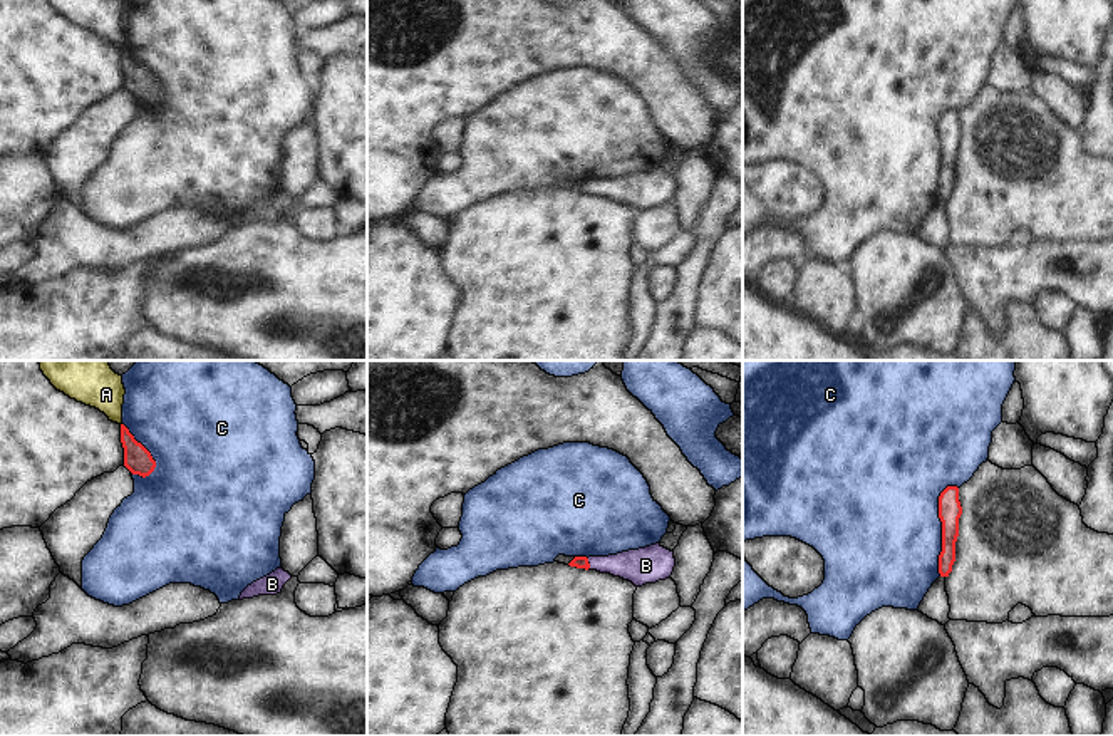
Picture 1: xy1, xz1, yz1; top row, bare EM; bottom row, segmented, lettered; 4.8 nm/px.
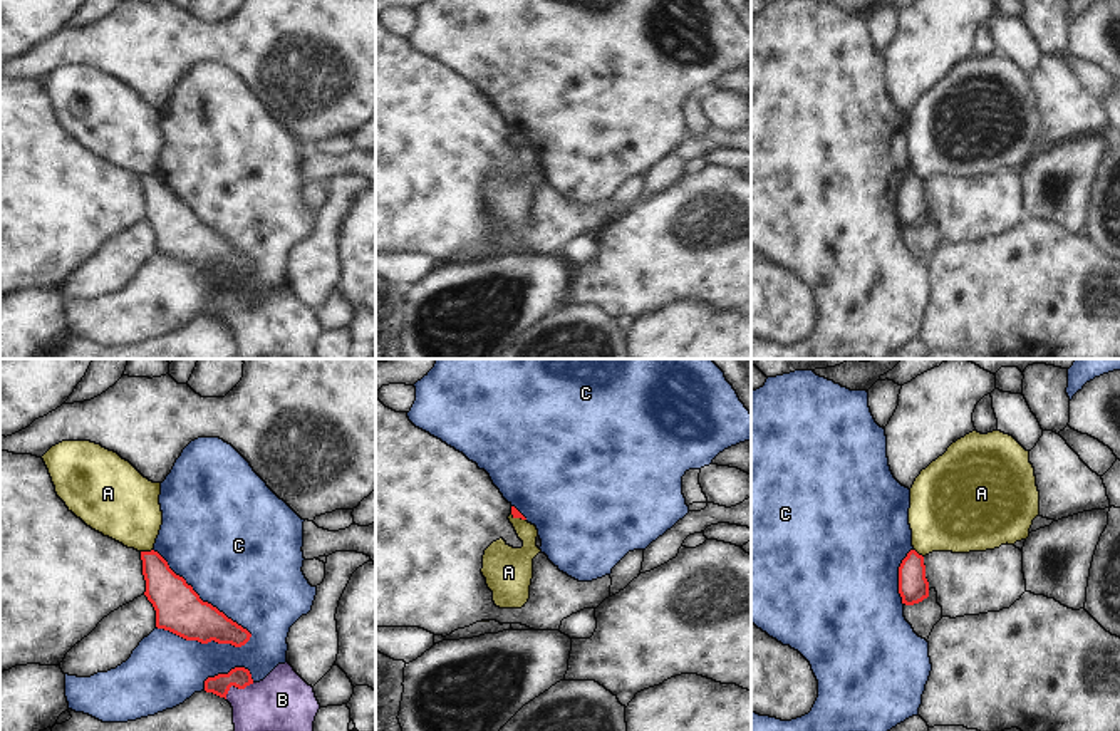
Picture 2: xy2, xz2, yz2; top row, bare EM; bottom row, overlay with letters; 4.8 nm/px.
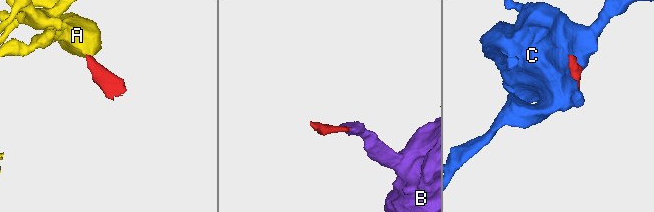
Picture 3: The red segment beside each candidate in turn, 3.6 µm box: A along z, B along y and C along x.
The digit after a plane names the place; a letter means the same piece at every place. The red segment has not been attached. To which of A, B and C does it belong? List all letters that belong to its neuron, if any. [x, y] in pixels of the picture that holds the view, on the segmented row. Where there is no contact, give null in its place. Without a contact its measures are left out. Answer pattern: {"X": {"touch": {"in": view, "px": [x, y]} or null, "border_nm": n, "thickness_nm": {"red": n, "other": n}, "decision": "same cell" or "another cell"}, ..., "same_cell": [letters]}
{"A": {"touch": {"in": "xy2", "px": [146, 552]}, "border_nm": 60, "thickness_nm": {"red": 200, "other": 340}, "decision": "another cell"}, "B": {"touch": {"in": "xy2", "px": [237, 686]}, "border_nm": 160, "thickness_nm": {"red": 100, "other": 280}, "decision": "same cell"}, "C": {"touch": {"in": "xy2", "px": [202, 601]}, "border_nm": 650, "thickness_nm": {"red": 220, "other": 480}, "decision": "another cell"}, "same_cell": ["B"]}

